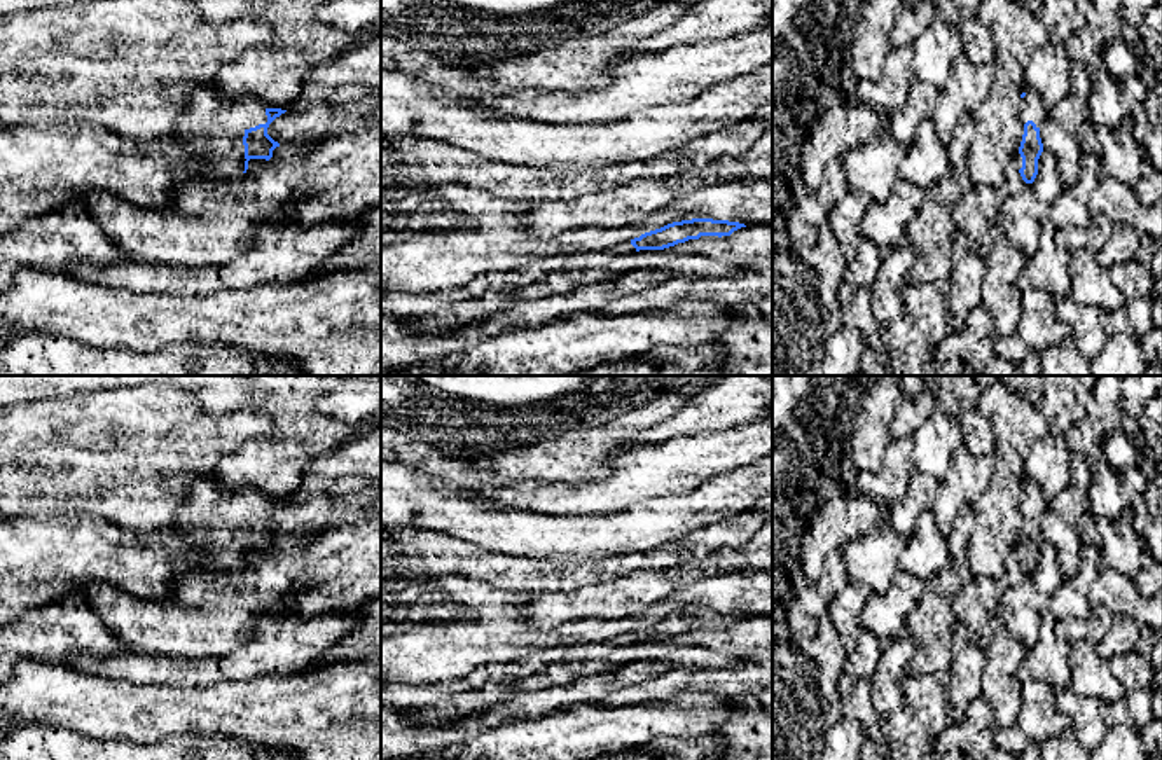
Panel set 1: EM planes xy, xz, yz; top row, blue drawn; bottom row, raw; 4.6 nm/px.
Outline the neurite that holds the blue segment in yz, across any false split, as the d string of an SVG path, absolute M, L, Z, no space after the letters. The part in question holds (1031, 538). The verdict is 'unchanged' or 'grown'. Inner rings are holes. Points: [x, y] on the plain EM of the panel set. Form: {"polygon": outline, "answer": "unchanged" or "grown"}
{"polygon": "M1026 477L1022 479L1020 489L1019 507L1024 515L1024 526L1019 538L1019 545L1022 549L1022 559L1019 564L1026 575L1033 575L1038 566L1038 550L1043 543L1040 521L1047 514L1048 503L1045 501L1038 484Z", "answer": "grown"}

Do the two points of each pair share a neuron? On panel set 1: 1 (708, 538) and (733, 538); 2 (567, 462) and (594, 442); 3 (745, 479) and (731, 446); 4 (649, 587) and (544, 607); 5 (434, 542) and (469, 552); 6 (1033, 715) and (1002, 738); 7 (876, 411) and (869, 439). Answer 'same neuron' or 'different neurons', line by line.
1: same neuron
2: same neuron
3: different neurons
4: same neuron
5: same neuron
6: same neuron
7: same neuron

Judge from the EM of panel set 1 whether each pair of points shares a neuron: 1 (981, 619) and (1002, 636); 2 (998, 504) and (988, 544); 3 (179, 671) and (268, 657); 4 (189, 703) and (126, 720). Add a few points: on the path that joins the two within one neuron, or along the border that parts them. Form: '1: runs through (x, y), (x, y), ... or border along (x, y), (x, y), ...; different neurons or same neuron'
1: border along (991, 619), (993, 642), (984, 652); different neurons
2: runs through (998, 514), (995, 533); same neuron
3: runs through (201, 671), (221, 671), (245, 664); same neuron
4: runs through (173, 706), (142, 706); same neuron

